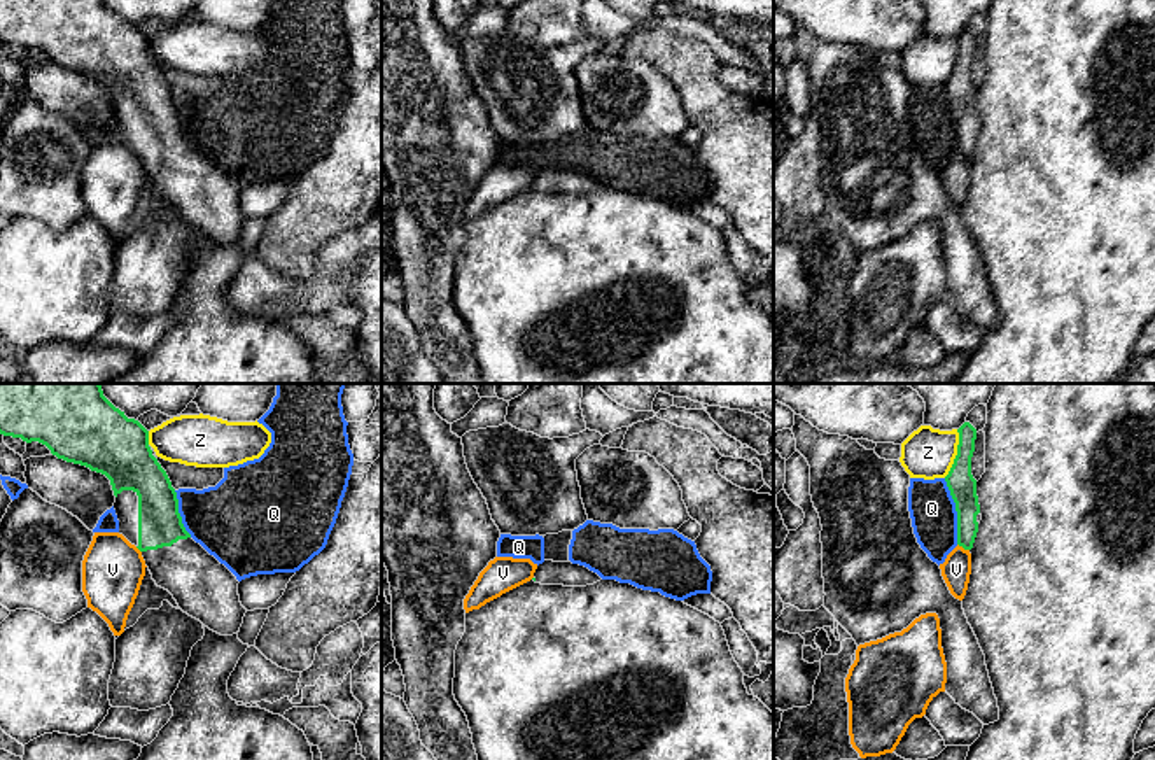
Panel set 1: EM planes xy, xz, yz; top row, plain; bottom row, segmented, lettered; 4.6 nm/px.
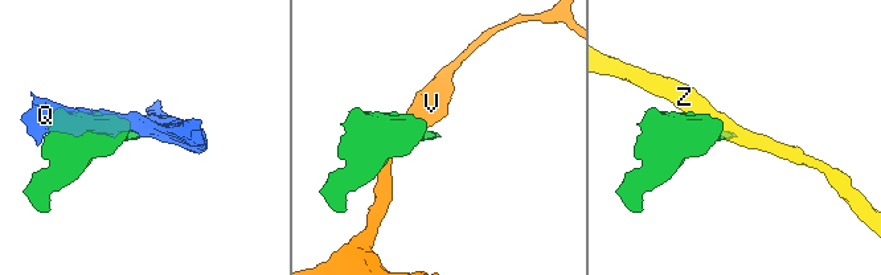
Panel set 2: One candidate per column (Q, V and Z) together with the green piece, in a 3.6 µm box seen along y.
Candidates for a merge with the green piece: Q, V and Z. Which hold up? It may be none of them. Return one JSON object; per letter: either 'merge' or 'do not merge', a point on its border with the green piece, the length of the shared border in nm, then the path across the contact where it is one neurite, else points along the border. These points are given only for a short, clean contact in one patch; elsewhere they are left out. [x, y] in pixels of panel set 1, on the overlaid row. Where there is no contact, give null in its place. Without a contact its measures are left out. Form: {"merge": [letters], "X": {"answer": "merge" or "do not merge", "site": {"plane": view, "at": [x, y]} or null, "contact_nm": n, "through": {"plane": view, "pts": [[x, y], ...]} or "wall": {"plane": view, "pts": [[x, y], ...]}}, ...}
{"merge": [], "Q": {"answer": "do not merge", "site": {"plane": "yz", "at": [956, 510]}, "contact_nm": 320}, "V": {"answer": "do not merge", "site": {"plane": "yz", "at": [963, 547]}, "contact_nm": 70, "wall": {"plane": "yz", "pts": [[958, 543], [968, 550]]}}, "Z": {"answer": "do not merge", "site": {"plane": "yz", "at": [958, 454]}, "contact_nm": 240, "wall": {"plane": "yz", "pts": [[958, 429], [958, 454], [944, 477]]}}}

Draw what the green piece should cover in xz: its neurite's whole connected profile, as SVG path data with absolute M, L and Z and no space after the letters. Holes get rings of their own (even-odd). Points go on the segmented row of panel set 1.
M544 560L537 566L534 578L541 585L586 587L602 578L584 566L569 562Z

